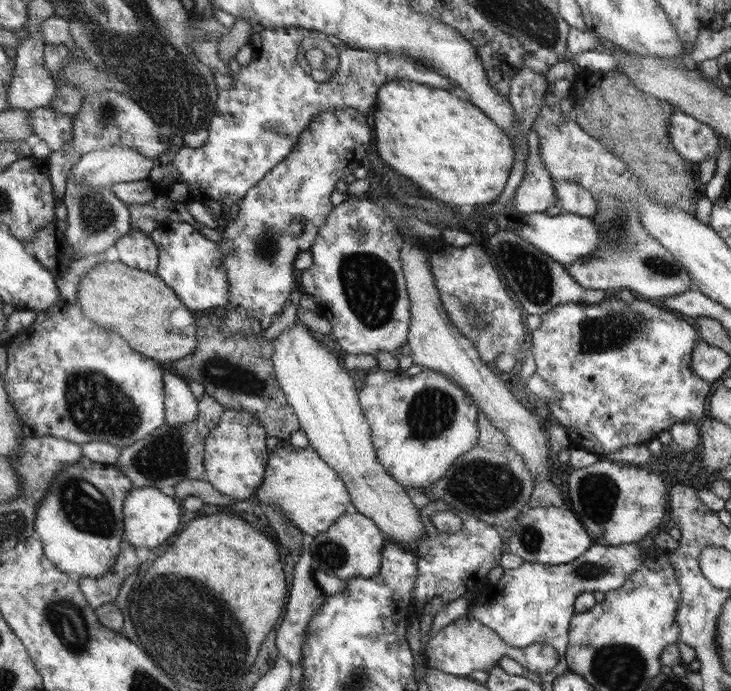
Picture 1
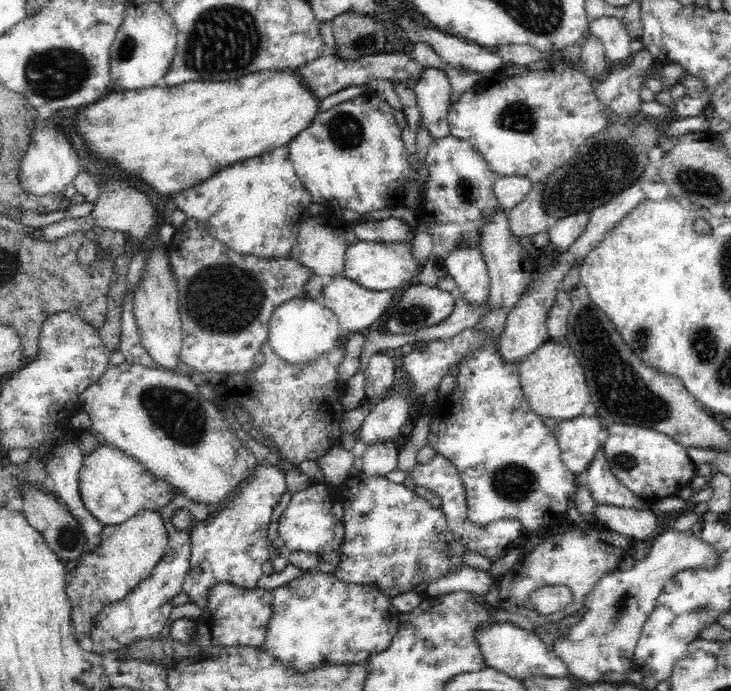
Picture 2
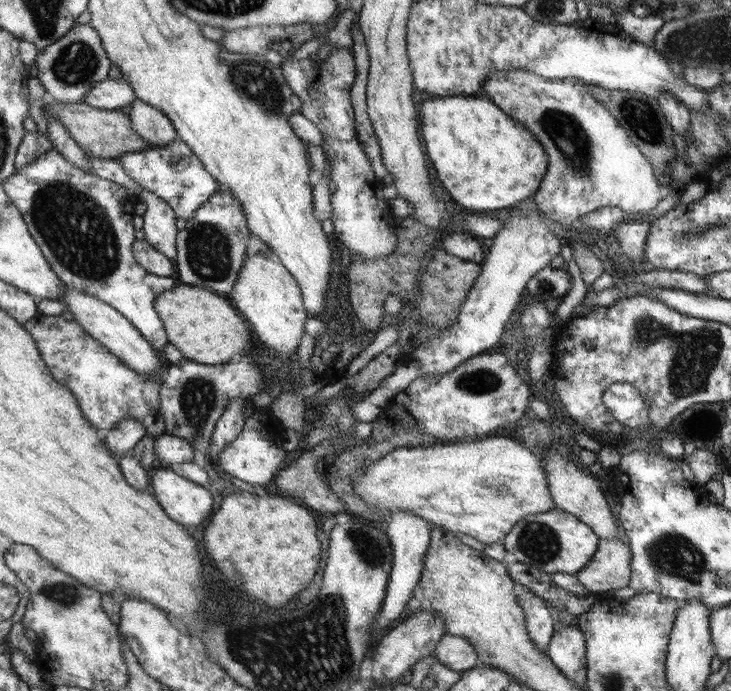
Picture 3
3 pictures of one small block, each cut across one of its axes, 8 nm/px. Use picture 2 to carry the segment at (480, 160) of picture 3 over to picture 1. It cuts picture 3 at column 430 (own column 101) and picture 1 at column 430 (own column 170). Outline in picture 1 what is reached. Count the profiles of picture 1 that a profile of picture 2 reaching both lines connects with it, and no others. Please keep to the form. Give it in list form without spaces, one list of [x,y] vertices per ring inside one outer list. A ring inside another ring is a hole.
[[[393,80],[380,87],[374,112],[376,152],[392,170],[416,182],[428,196],[454,204],[454,209],[470,210],[495,203],[507,186],[510,168],[515,164],[508,134],[483,111],[455,93],[411,80]]]

